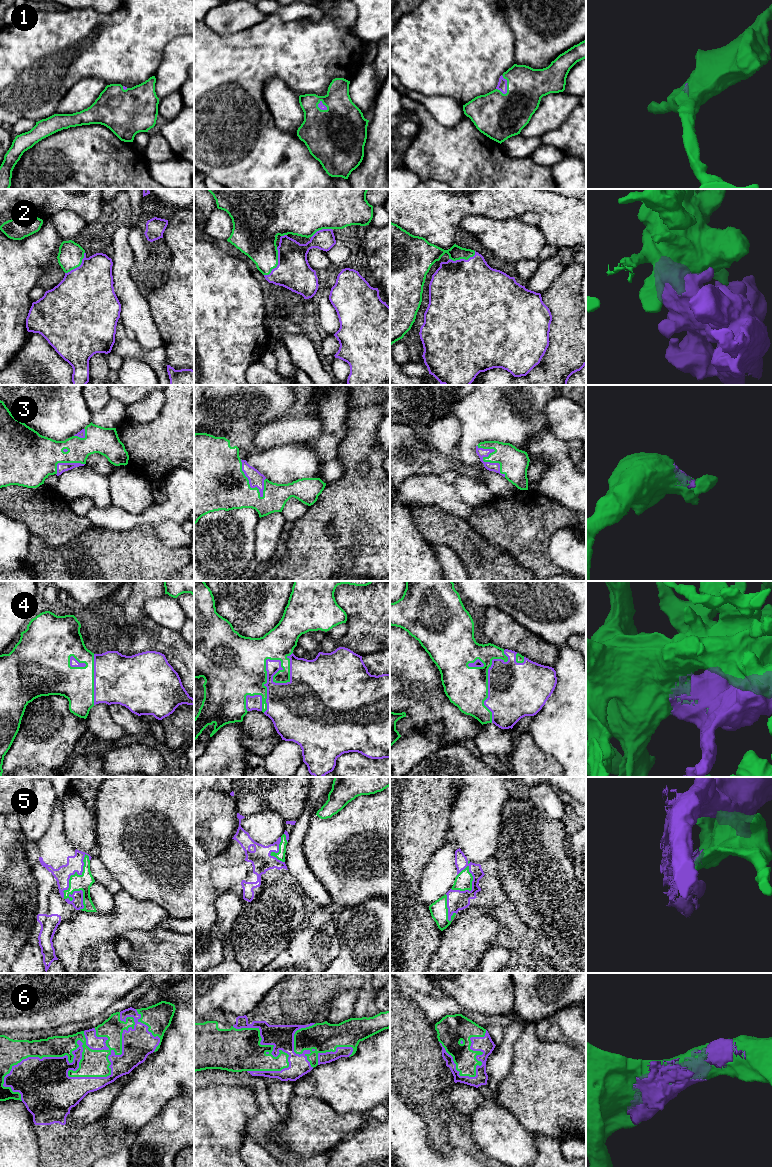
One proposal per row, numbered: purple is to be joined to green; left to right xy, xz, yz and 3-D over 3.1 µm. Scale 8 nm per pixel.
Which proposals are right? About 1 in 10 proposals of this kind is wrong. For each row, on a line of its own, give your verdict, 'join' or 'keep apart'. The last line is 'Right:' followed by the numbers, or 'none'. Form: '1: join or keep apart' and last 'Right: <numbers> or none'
1: join
2: join
3: join
4: join
5: keep apart
6: join
Right: 1, 2, 3, 4, 6

